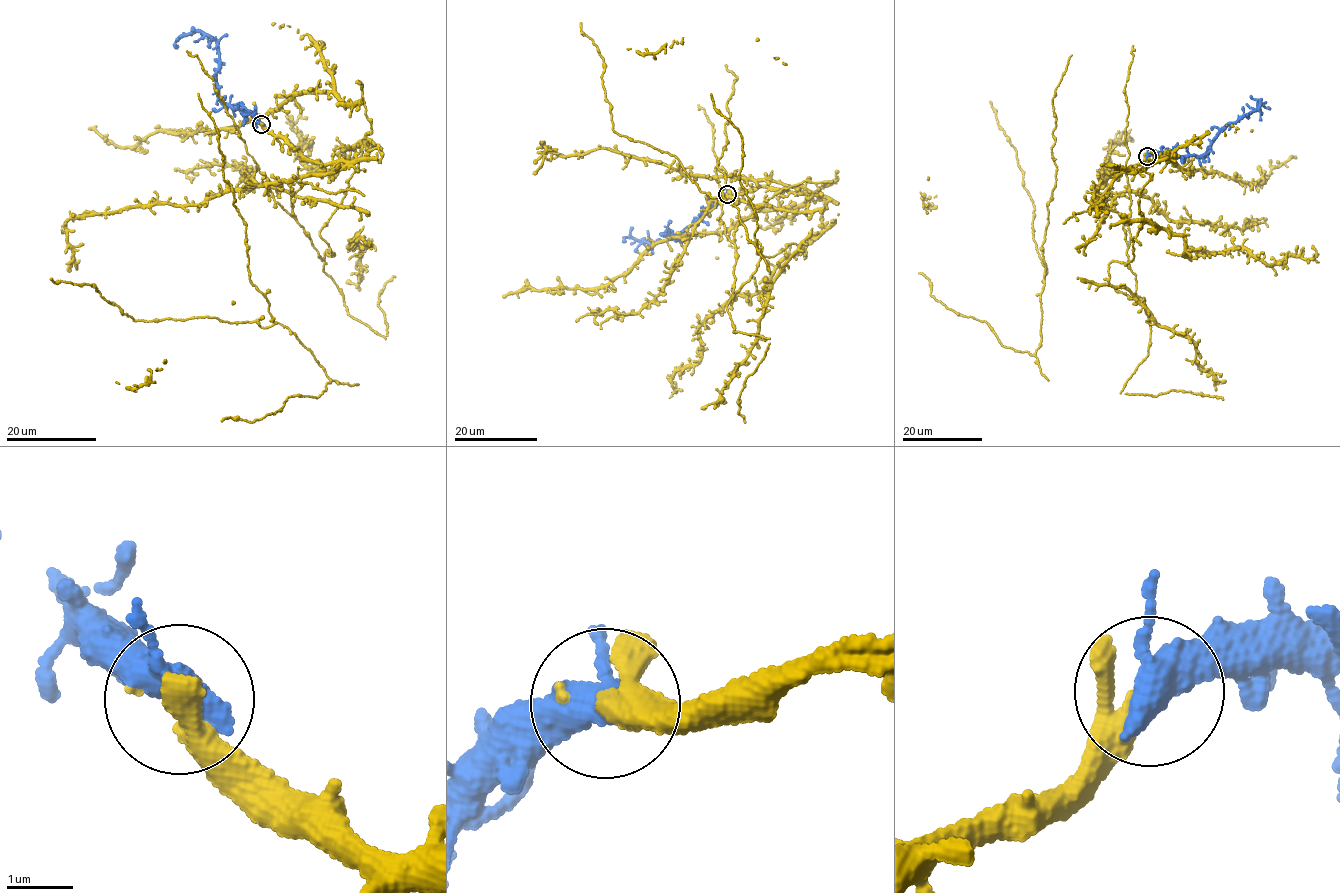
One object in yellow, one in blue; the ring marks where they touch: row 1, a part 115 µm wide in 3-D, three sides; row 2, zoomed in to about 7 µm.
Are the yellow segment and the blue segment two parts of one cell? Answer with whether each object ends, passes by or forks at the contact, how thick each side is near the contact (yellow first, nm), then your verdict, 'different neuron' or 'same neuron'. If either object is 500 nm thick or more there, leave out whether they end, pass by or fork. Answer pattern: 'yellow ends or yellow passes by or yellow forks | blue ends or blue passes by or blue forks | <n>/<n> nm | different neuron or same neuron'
yellow passes by | blue passes by | 280/460 nm | same neuron

